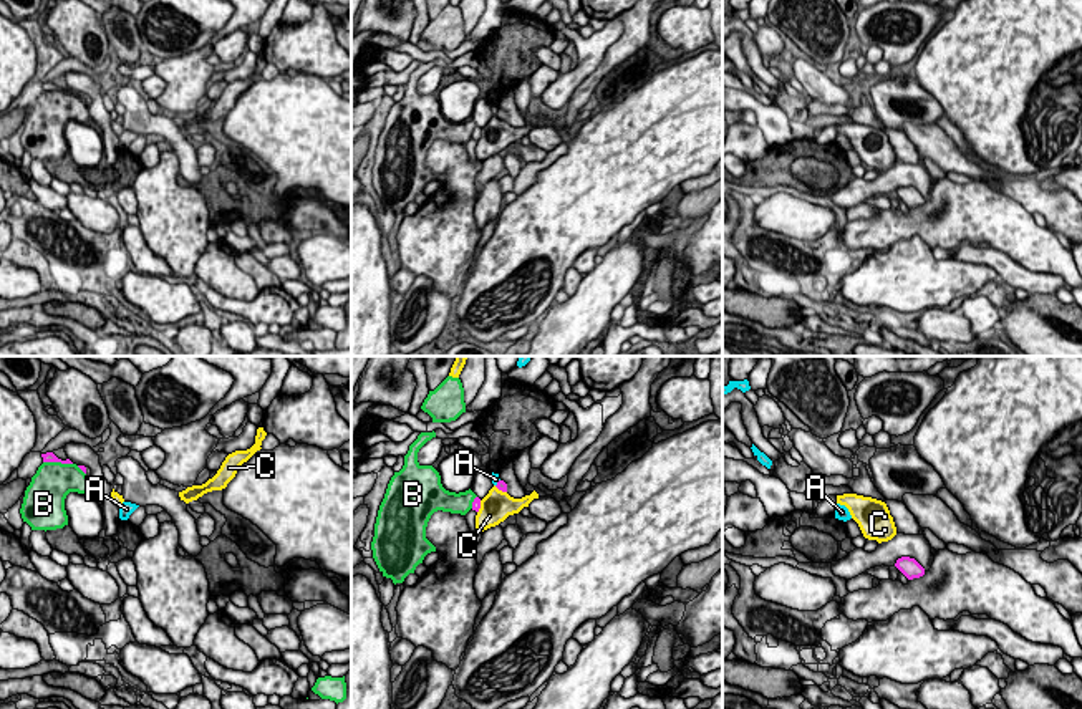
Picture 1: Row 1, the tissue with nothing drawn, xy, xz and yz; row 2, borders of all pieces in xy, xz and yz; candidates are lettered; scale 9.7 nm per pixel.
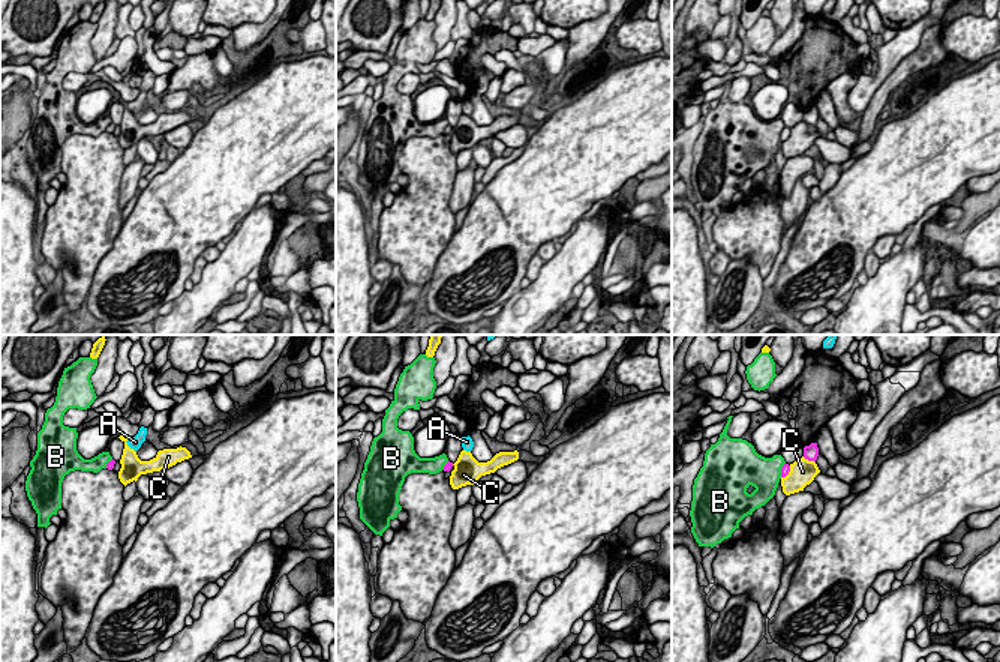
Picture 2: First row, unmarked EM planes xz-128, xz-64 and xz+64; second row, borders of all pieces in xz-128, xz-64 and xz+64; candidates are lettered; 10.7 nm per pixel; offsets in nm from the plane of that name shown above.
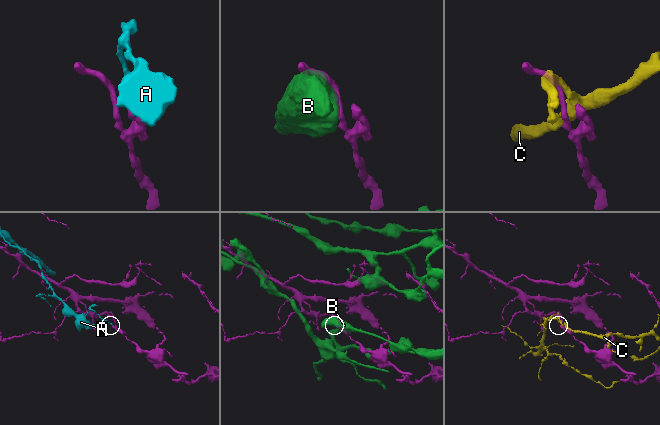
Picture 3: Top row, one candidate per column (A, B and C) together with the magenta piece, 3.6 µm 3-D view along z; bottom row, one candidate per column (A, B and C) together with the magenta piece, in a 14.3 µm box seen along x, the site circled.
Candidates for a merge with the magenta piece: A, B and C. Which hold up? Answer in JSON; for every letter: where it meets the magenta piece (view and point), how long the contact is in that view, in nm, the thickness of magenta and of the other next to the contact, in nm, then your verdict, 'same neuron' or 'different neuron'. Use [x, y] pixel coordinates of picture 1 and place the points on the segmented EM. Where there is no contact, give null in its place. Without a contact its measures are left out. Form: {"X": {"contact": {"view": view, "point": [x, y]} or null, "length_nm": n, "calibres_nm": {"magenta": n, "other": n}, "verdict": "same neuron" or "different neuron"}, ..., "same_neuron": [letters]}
{"A": {"contact": {"view": "xz", "point": [497, 482]}, "length_nm": 90, "calibres_nm": {"magenta": 90, "other": 70}, "verdict": "different neuron"}, "B": {"contact": {"view": "xy", "point": [58, 461]}, "length_nm": 280, "calibres_nm": {"magenta": 100, "other": 380}, "verdict": "different neuron"}, "C": {"contact": {"view": "xz", "point": [501, 489]}, "length_nm": 140, "calibres_nm": {"magenta": 90, "other": 300}, "verdict": "different neuron"}, "same_neuron": []}

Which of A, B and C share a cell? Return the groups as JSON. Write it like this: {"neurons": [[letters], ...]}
{"neurons": [["A"], ["B"], ["C"]]}

